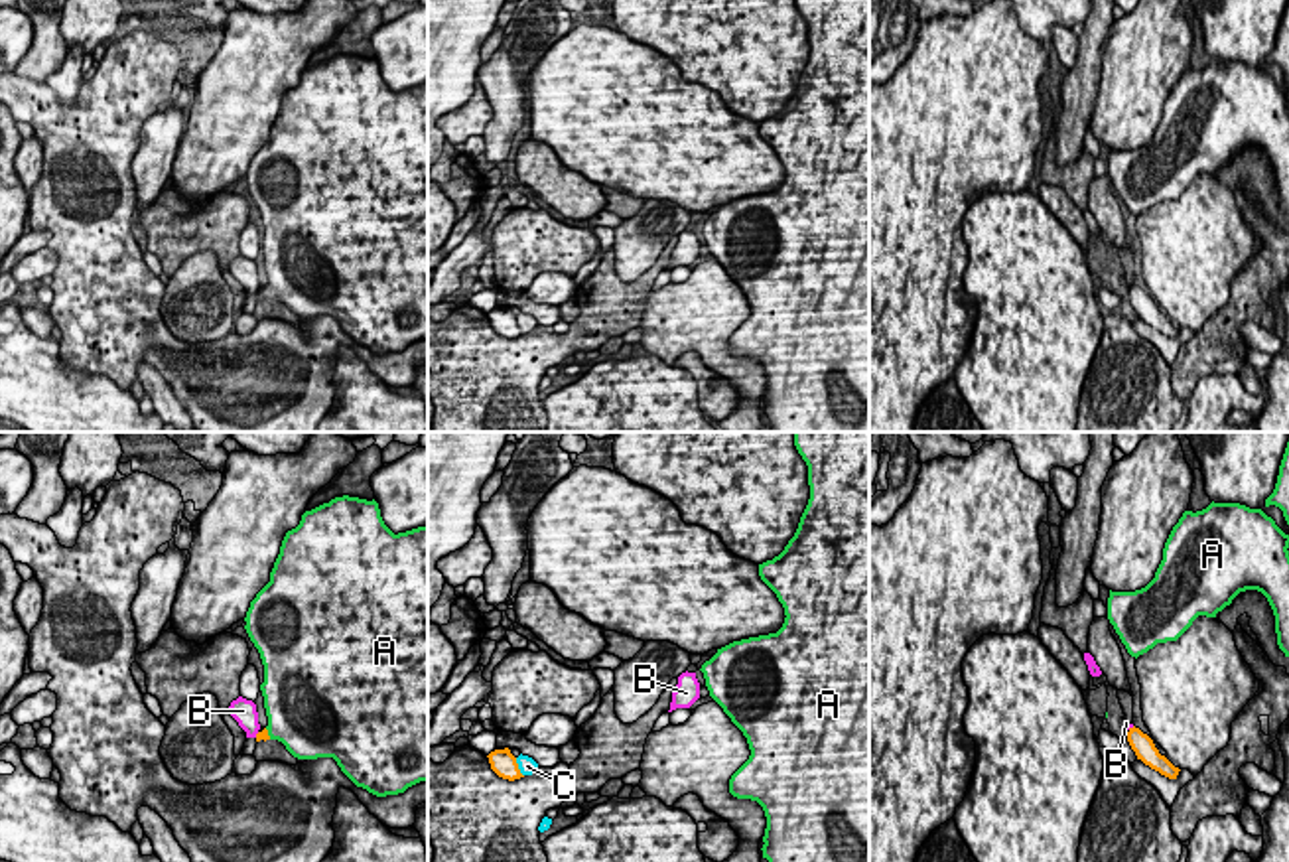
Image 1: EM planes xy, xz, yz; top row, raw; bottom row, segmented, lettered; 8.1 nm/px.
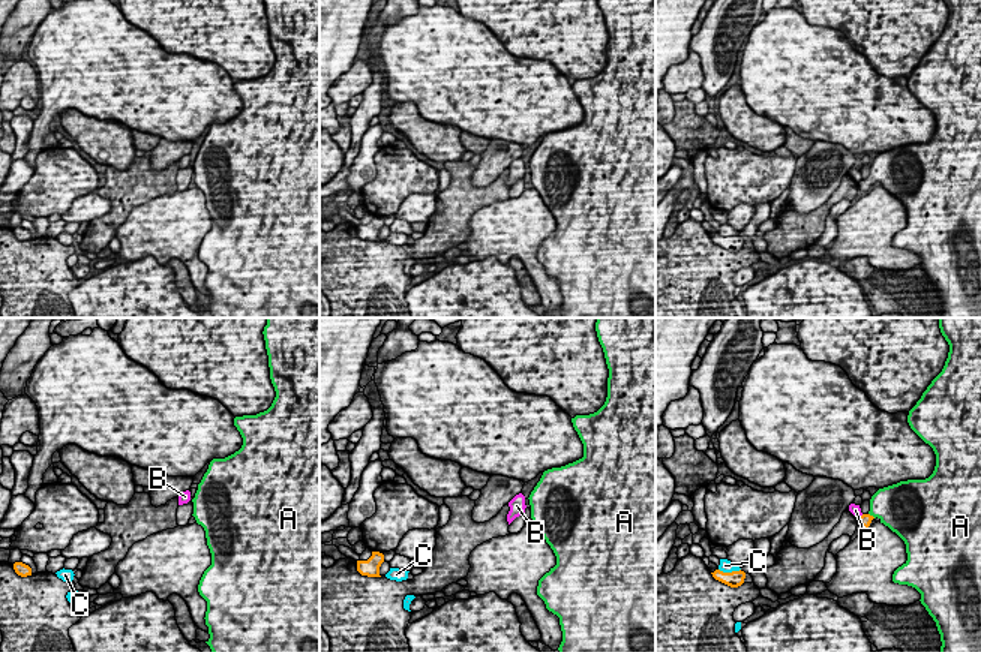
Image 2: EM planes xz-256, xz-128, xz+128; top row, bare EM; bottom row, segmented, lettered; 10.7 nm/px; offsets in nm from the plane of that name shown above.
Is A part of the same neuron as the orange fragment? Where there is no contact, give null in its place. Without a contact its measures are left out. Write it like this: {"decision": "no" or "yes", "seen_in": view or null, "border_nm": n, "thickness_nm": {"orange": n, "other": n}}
{"decision": "yes", "seen_in": "xy", "border_nm": 110, "thickness_nm": {"orange": 70, "other": 420}}

